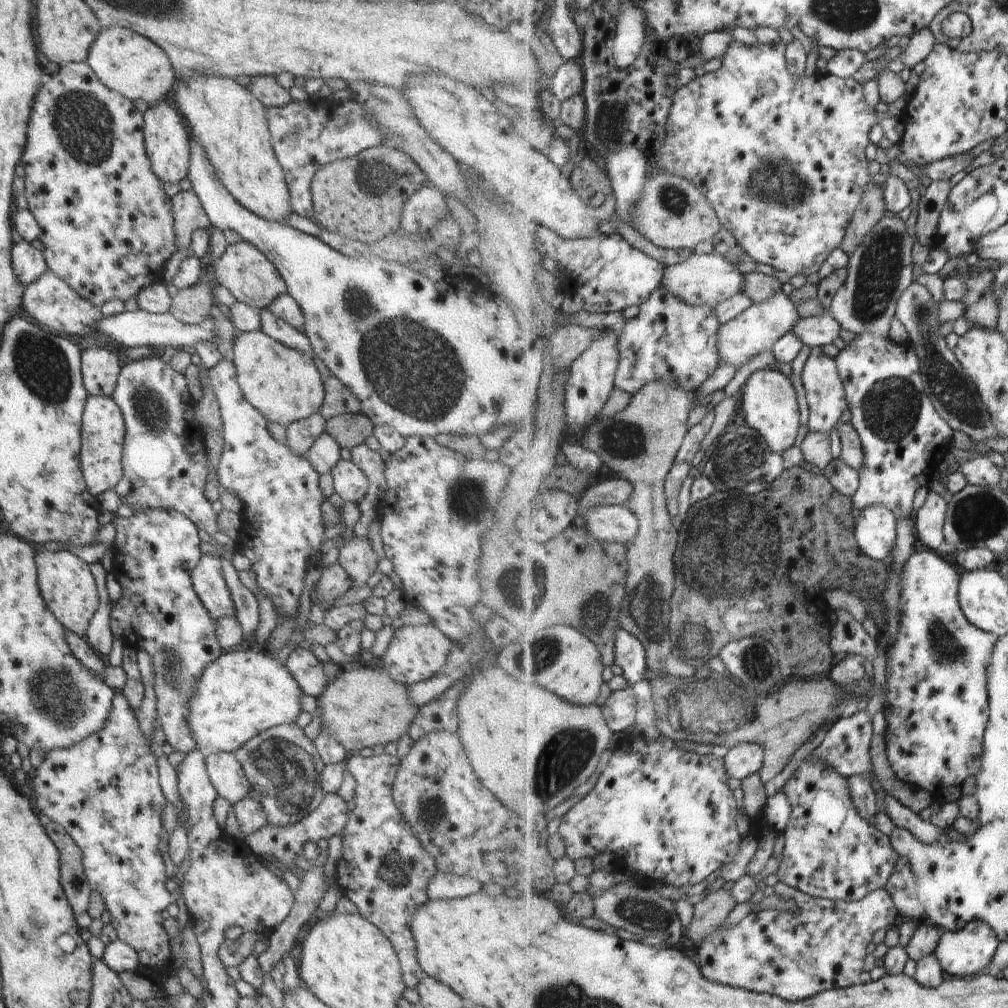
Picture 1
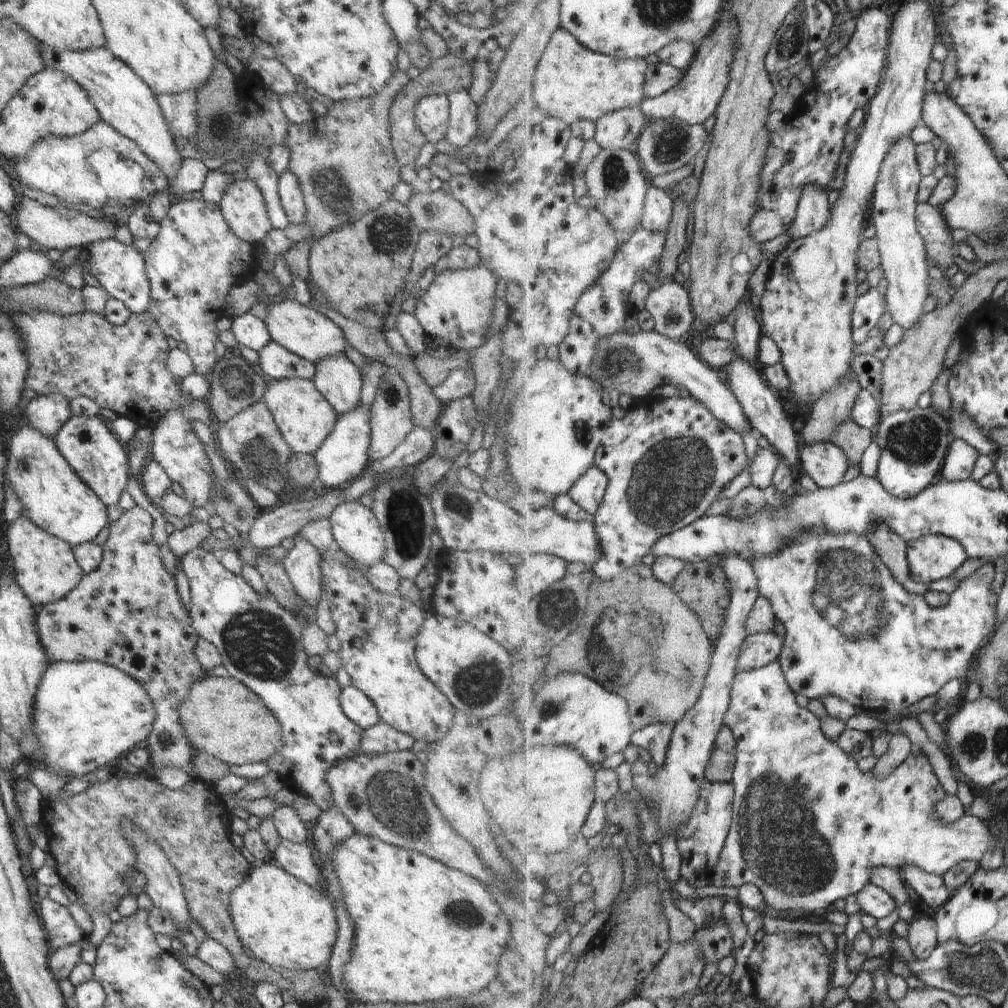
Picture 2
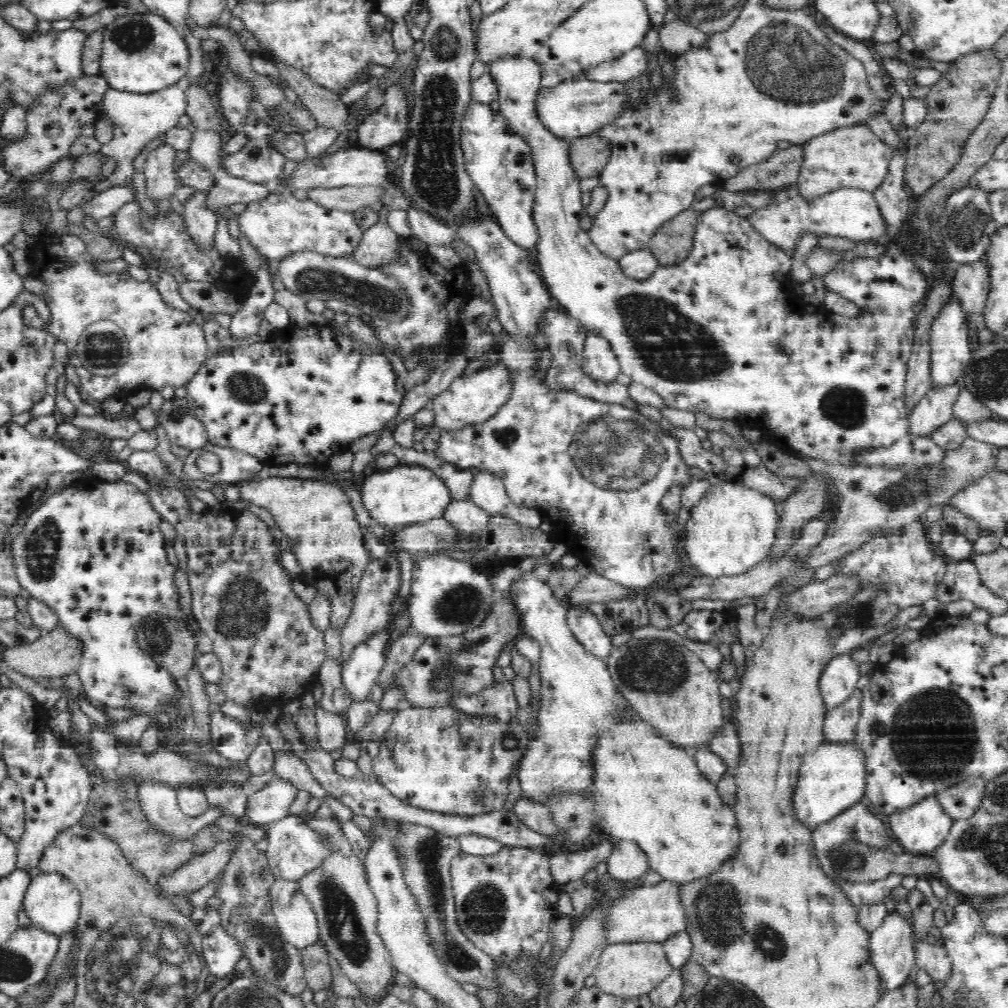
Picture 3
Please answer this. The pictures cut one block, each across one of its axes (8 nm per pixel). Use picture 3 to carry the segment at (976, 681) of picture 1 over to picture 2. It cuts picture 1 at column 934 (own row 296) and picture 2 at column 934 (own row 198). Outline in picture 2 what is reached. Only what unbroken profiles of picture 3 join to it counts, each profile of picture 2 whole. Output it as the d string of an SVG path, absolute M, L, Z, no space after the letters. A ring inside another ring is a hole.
M929 534L909 542L909 546L911 578L928 585L952 576L971 558L963 543L946 535Z

